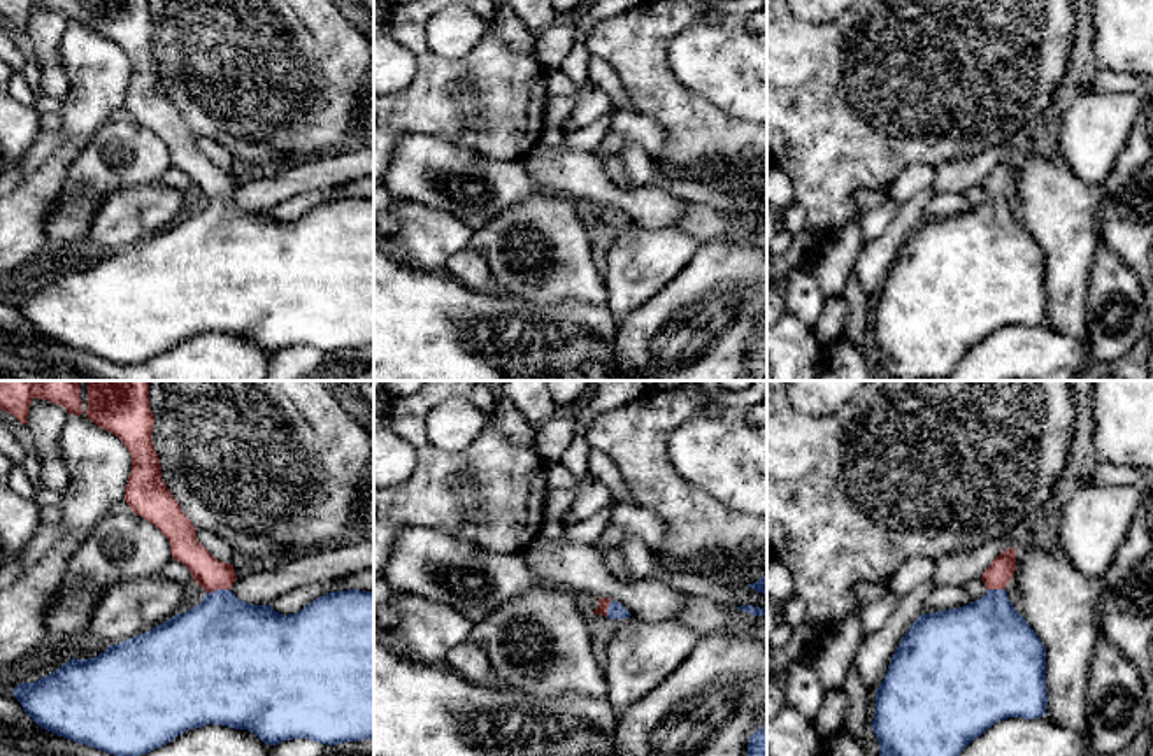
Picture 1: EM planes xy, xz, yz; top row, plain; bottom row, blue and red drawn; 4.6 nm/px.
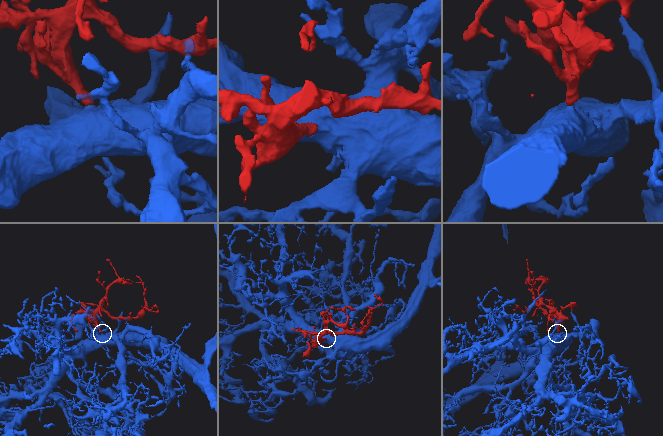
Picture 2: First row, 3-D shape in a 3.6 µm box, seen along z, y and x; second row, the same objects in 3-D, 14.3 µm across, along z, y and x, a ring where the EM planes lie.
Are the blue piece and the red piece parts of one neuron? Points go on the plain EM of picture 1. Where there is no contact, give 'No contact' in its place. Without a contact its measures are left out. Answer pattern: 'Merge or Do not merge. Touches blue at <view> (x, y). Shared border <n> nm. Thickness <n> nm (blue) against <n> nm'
Merge. Touches blue at xy (216, 197). Shared border 110 nm. Thickness 420 nm (blue) against 150 nm

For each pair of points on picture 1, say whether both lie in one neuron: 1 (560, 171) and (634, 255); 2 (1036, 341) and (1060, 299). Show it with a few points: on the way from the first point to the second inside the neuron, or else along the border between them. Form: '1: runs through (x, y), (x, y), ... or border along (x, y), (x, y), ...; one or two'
1: border along (634, 225), (673, 227); two
2: border along (1045, 323), (1085, 339); two

